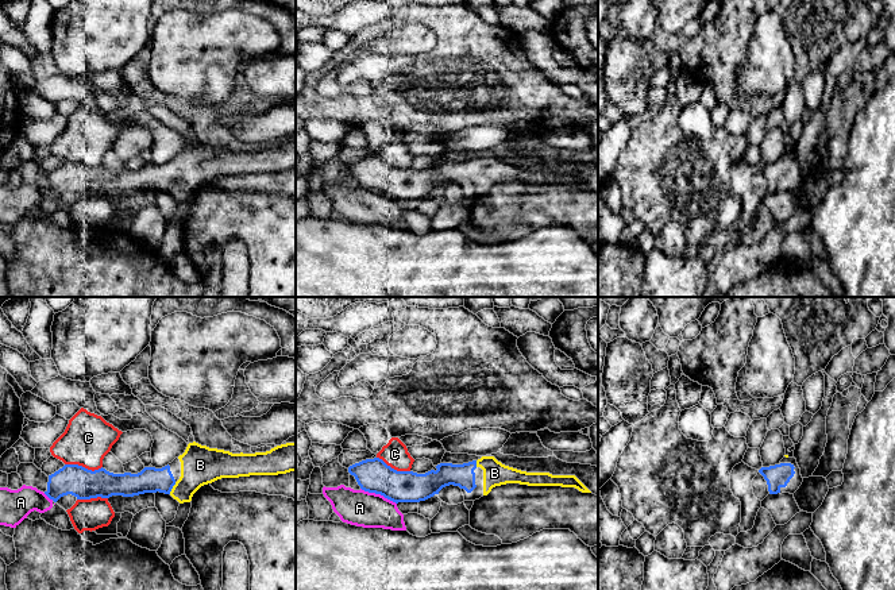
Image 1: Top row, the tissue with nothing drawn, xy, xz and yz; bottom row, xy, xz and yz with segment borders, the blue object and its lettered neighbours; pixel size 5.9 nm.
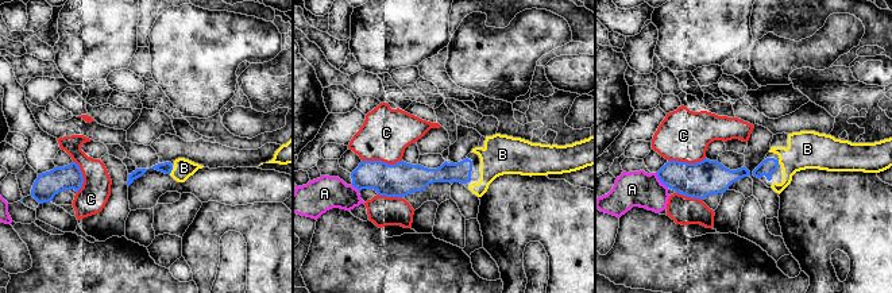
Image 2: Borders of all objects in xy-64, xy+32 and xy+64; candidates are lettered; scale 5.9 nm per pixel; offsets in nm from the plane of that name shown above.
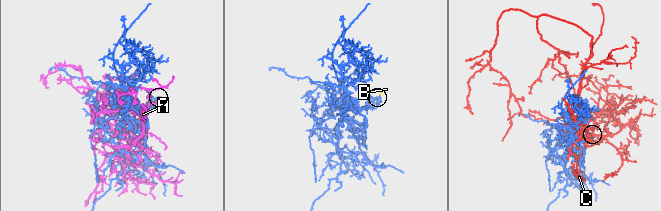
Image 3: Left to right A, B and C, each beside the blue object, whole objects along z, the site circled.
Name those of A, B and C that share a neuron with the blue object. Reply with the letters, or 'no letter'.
B

